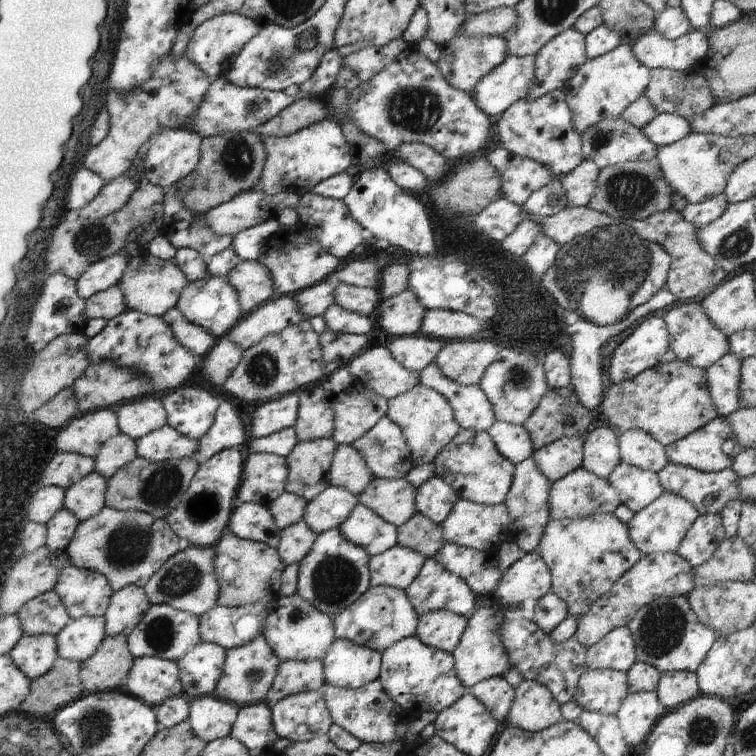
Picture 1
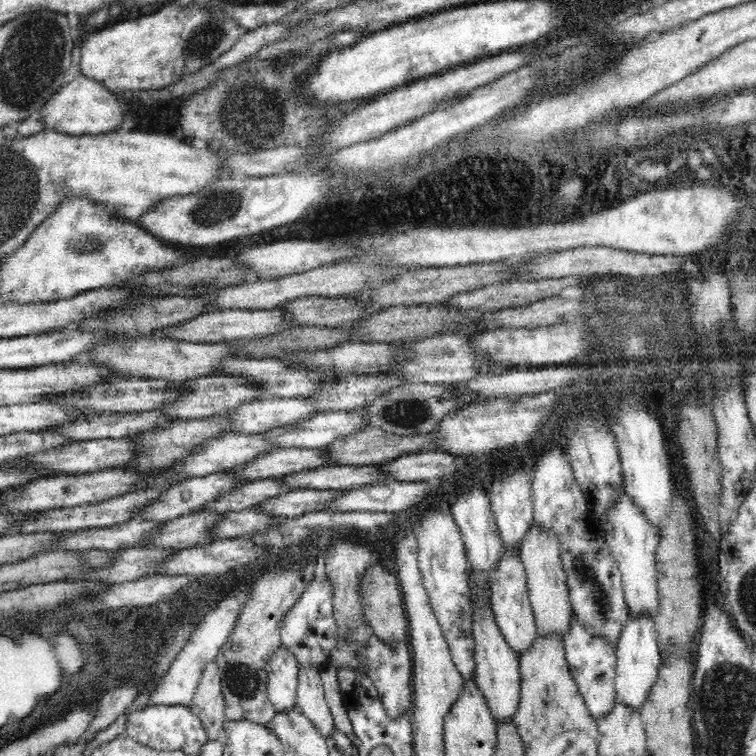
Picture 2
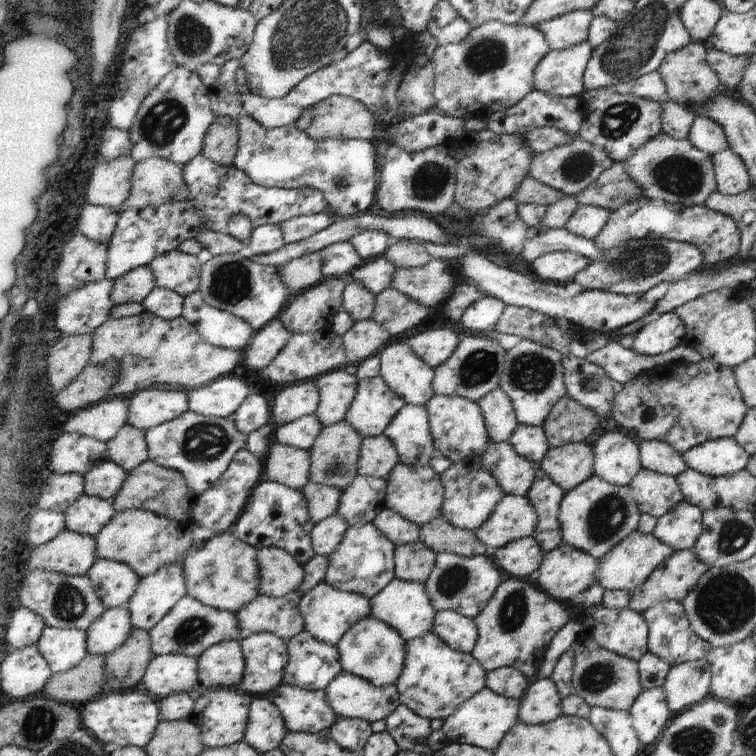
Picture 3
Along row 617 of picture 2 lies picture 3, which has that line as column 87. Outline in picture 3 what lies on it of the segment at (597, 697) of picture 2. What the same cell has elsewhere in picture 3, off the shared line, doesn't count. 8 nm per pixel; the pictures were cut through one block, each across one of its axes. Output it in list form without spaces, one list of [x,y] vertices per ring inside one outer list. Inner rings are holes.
[[[98,558],[87,575],[105,609],[126,606],[141,579],[127,564]]]

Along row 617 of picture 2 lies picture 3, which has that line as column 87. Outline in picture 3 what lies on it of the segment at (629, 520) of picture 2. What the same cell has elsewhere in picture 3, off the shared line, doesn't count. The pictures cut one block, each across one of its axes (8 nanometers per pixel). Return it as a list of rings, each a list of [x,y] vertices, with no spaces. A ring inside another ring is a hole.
[[[44,627],[36,644],[38,652],[48,661],[54,674],[64,672],[80,664],[86,652],[86,631]]]

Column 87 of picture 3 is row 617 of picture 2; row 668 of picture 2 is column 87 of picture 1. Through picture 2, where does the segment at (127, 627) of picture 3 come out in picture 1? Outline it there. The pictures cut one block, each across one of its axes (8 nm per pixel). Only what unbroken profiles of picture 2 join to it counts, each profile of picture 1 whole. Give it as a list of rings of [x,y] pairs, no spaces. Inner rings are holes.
[[[104,617],[72,619],[55,636],[58,657],[81,663],[88,661],[106,636]]]

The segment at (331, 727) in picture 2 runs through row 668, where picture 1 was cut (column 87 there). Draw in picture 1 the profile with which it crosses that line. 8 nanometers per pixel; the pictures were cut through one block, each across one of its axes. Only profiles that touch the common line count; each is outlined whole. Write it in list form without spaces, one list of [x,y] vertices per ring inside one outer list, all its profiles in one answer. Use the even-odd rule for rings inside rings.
[[[112,285],[93,294],[84,301],[84,304],[84,316],[87,319],[104,318],[109,321],[127,309],[120,285]]]

